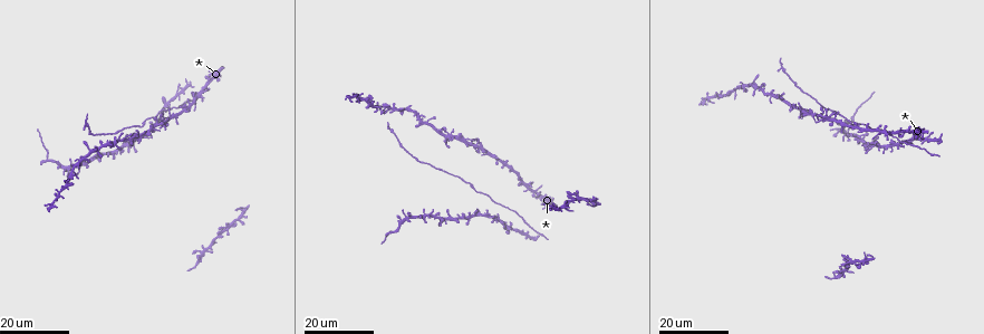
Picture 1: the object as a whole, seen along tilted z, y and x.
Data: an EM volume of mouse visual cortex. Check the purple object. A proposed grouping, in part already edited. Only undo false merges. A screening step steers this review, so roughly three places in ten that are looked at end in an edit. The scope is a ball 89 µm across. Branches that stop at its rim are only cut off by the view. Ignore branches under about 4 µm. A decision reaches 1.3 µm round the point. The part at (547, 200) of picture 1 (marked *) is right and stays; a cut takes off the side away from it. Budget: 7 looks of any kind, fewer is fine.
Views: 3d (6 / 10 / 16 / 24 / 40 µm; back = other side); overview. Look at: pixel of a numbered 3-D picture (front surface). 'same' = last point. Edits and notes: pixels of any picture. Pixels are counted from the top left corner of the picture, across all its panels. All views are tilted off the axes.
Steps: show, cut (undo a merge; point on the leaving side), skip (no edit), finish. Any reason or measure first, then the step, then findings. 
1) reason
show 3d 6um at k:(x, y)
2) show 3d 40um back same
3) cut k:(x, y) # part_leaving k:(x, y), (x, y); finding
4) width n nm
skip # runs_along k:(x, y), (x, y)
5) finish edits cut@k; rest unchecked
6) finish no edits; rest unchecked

three-way junction
show 3d 16um at 1:(882, 149)

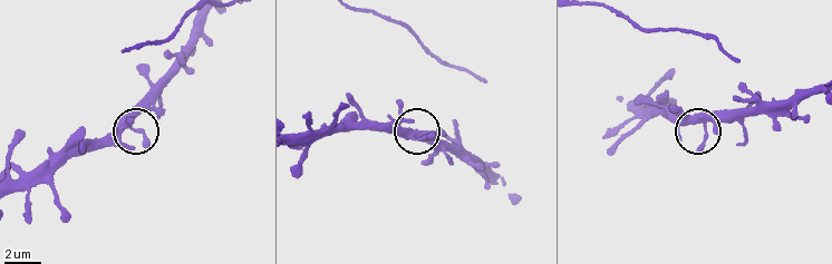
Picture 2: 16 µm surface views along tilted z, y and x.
closer look
show 3d 6um at 2:(705, 128)

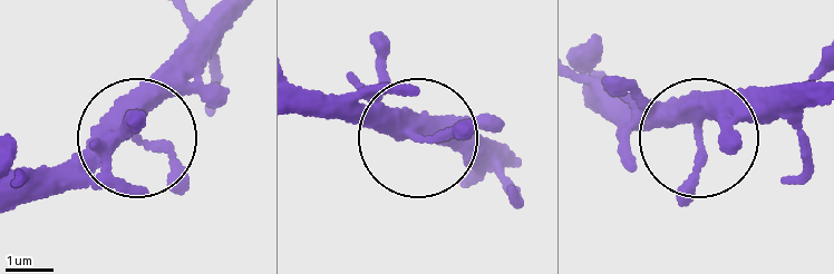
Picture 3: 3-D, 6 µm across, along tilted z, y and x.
arms 3
skip # runs_along 3:(811, 88), (764, 95), (697, 131), (662, 108), (608, 106); one cell here

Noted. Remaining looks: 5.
four-way junction
show 3d 24um at 1:(179, 95)

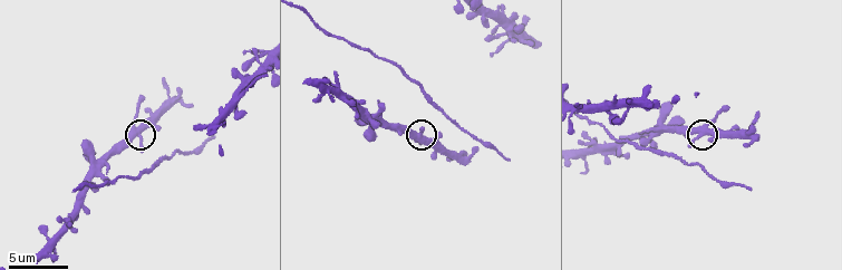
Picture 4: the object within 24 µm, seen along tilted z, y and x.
show 3d 10um at 4:(413, 134)

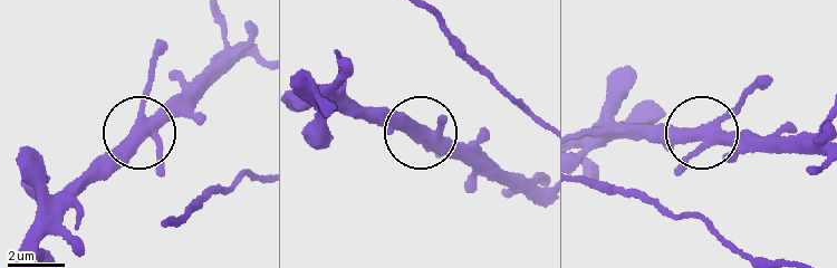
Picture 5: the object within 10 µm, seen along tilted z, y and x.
width 370 nm
skip # runs_along 5:(169, 217), (203, 191), (161, 166), (145, 133), (184, 111); all the same cell

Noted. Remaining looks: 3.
sudden change in width
show 3d 24um at 1:(786, 74)

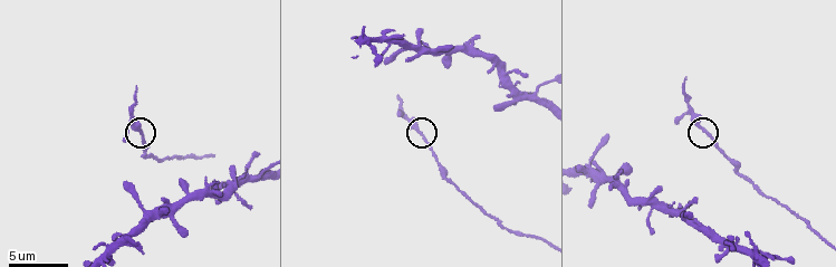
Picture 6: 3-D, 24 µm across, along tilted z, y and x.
show 3d 10um at 6:(700, 129)

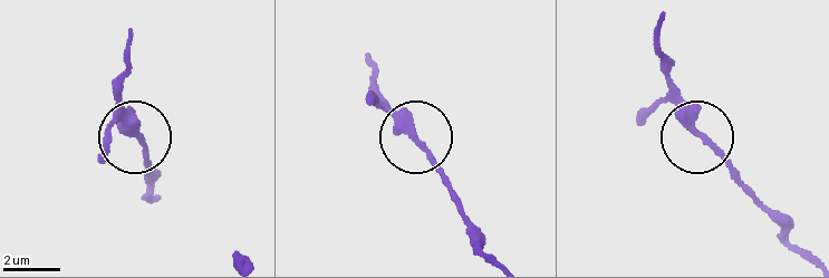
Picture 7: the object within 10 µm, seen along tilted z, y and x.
width 260 nm
cut 7:(392, 112) # part_leaving 7:(422, 142), (374, 88), (366, 56); a second cell is stuck on

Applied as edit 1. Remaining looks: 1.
finish edits cut@7; rest unchecked

